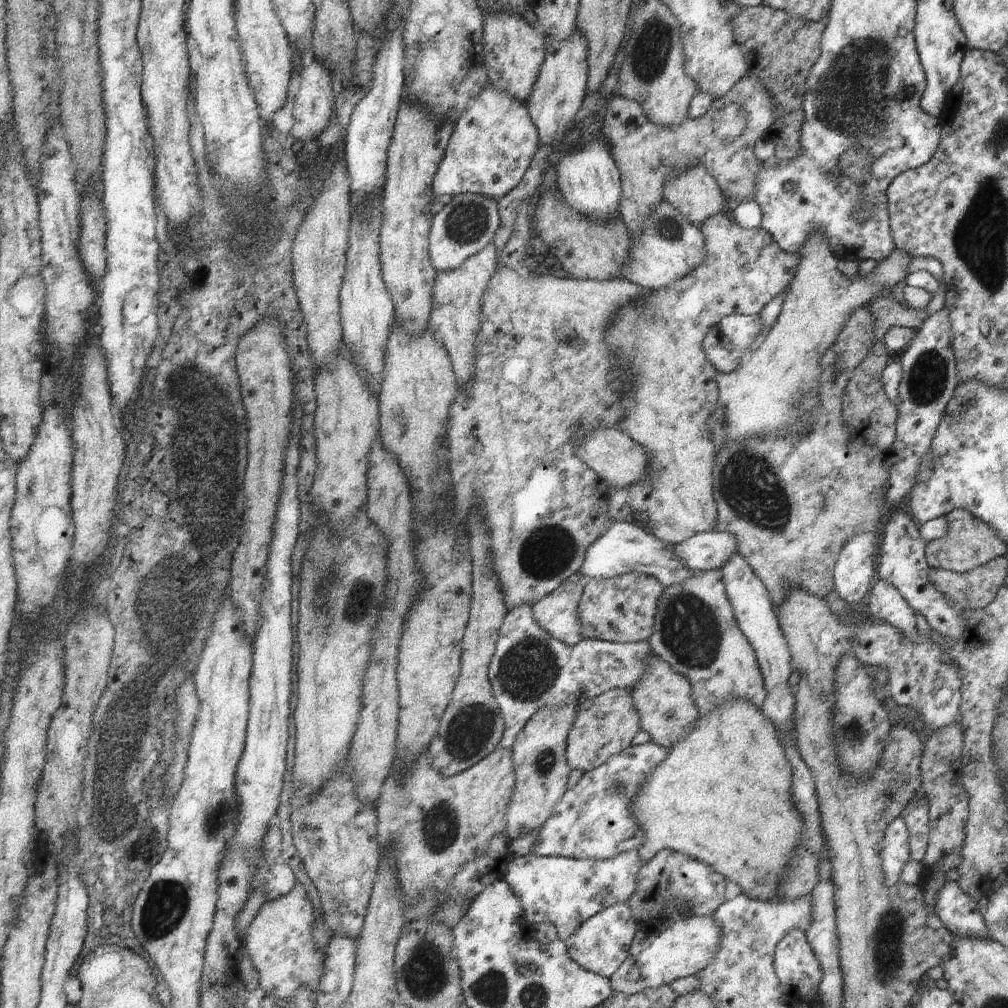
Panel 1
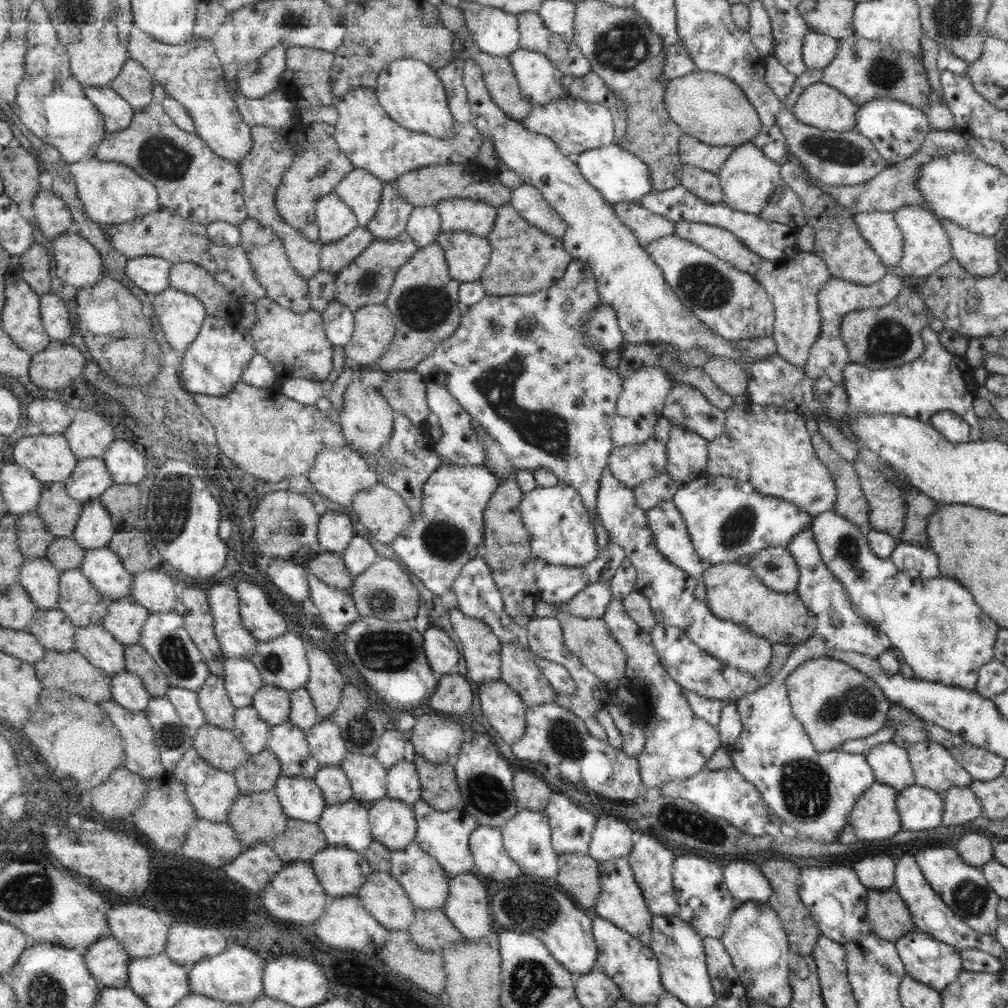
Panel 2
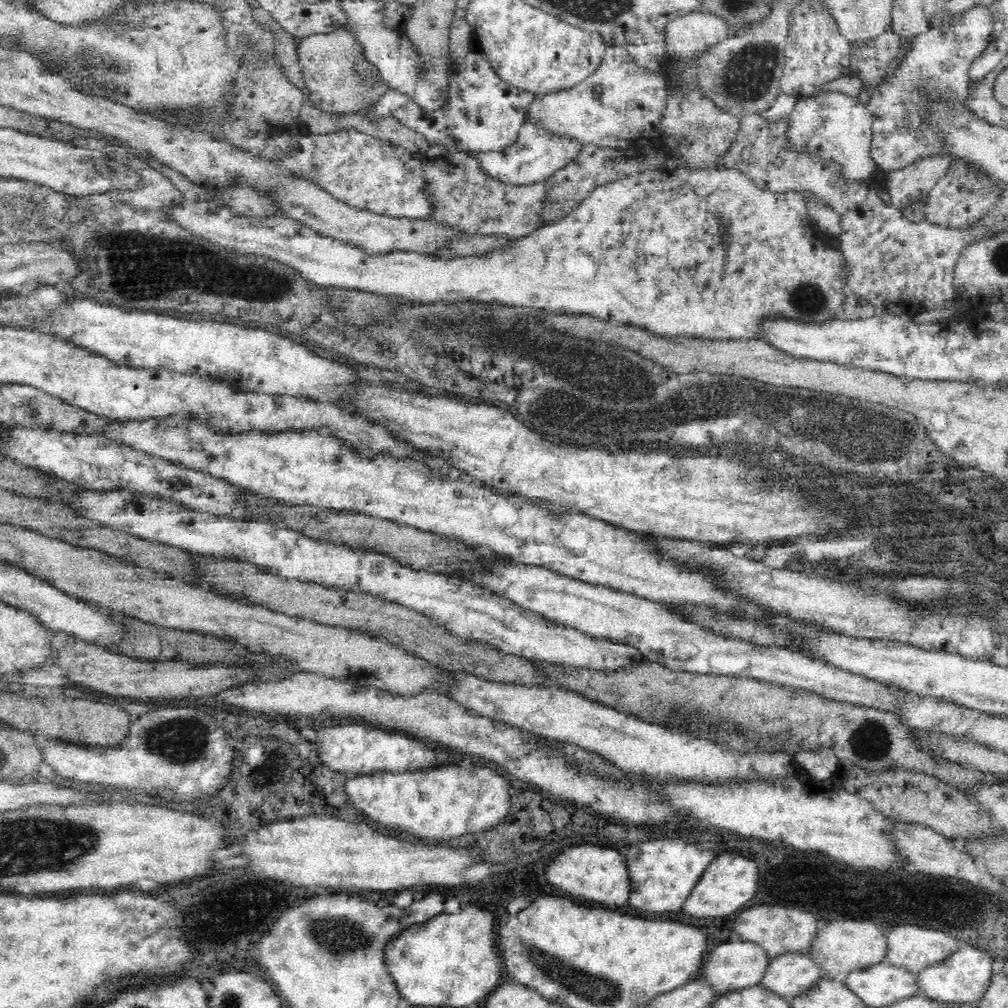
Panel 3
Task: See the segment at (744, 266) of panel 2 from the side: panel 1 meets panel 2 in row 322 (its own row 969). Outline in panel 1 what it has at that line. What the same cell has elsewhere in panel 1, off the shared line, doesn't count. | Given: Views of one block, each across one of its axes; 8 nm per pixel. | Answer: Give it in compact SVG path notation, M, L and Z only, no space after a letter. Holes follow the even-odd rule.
M795 928L791 932L787 932L774 949L774 958L772 961L775 977L779 980L783 987L785 995L799 996L803 1003L808 1004L809 1000L817 999L817 986L821 981L821 970L819 964L815 961L815 956L811 952L811 948L807 945L807 940L803 930Z

